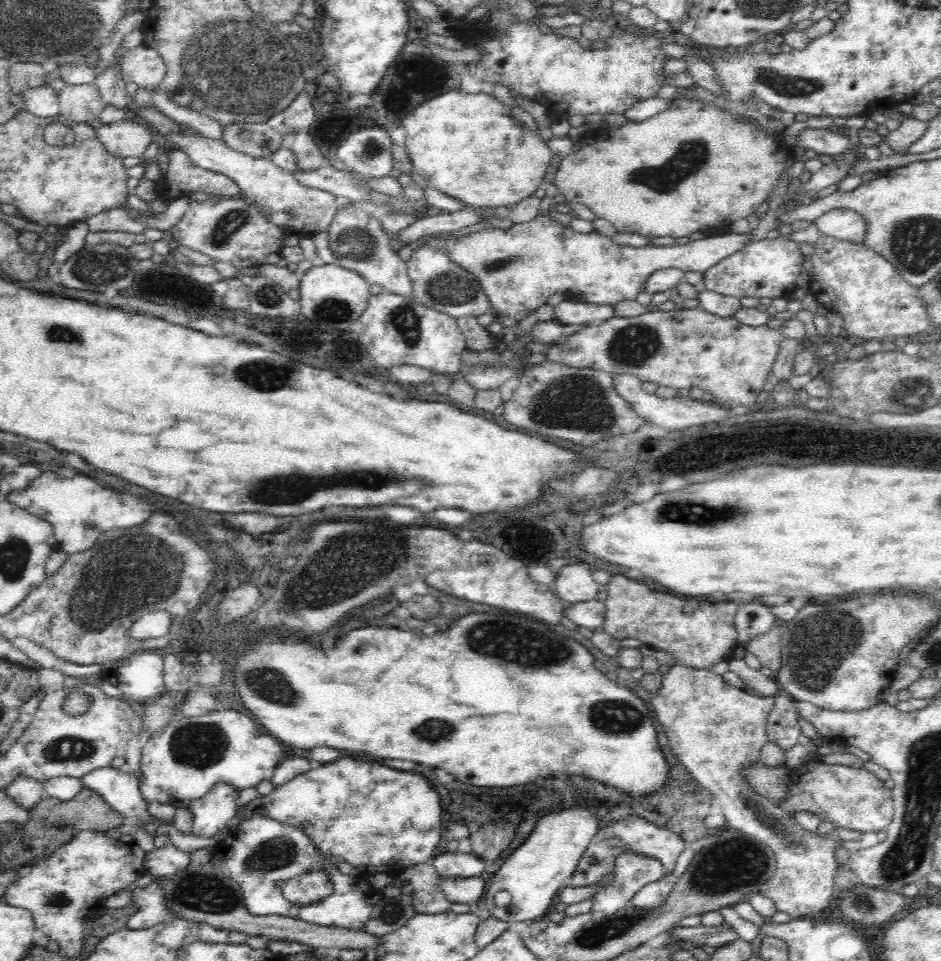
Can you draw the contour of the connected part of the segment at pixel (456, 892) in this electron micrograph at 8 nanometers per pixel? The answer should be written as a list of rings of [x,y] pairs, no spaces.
[[[482,877],[468,879],[441,879],[446,899],[452,904],[466,904],[474,908],[484,894],[485,881]]]

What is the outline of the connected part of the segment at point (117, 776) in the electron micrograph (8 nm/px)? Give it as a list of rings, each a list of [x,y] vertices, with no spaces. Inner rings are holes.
[[[106,767],[82,776],[81,780],[86,788],[98,792],[115,811],[123,815],[134,831],[140,828],[154,838],[156,832],[166,826],[166,821],[148,811],[150,802],[142,795],[140,779],[135,774]]]

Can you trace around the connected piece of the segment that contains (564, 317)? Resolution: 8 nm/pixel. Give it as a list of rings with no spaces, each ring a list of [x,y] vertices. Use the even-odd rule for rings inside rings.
[[[568,297],[555,307],[555,320],[566,324],[599,324],[614,318],[614,305],[594,306]]]

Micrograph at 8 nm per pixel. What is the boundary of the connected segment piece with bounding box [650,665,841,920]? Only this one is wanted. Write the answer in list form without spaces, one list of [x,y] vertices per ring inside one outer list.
[[[670,665],[668,671],[663,674],[660,686],[653,694],[650,708],[654,710],[657,722],[666,731],[671,753],[682,761],[688,772],[710,793],[710,796],[718,799],[729,827],[740,830],[746,840],[769,847],[776,858],[776,870],[770,880],[760,884],[759,894],[770,899],[776,911],[787,914],[790,920],[809,919],[833,906],[838,893],[834,885],[834,876],[840,867],[834,859],[833,841],[841,840],[836,836],[822,838],[816,832],[812,834],[806,832],[796,824],[790,813],[756,793],[750,781],[746,779],[744,768],[750,768],[759,762],[761,750],[769,742],[768,716],[776,706],[774,699],[752,696],[742,688],[731,687],[722,681],[722,675],[715,674],[710,669],[696,670],[686,666]]]

